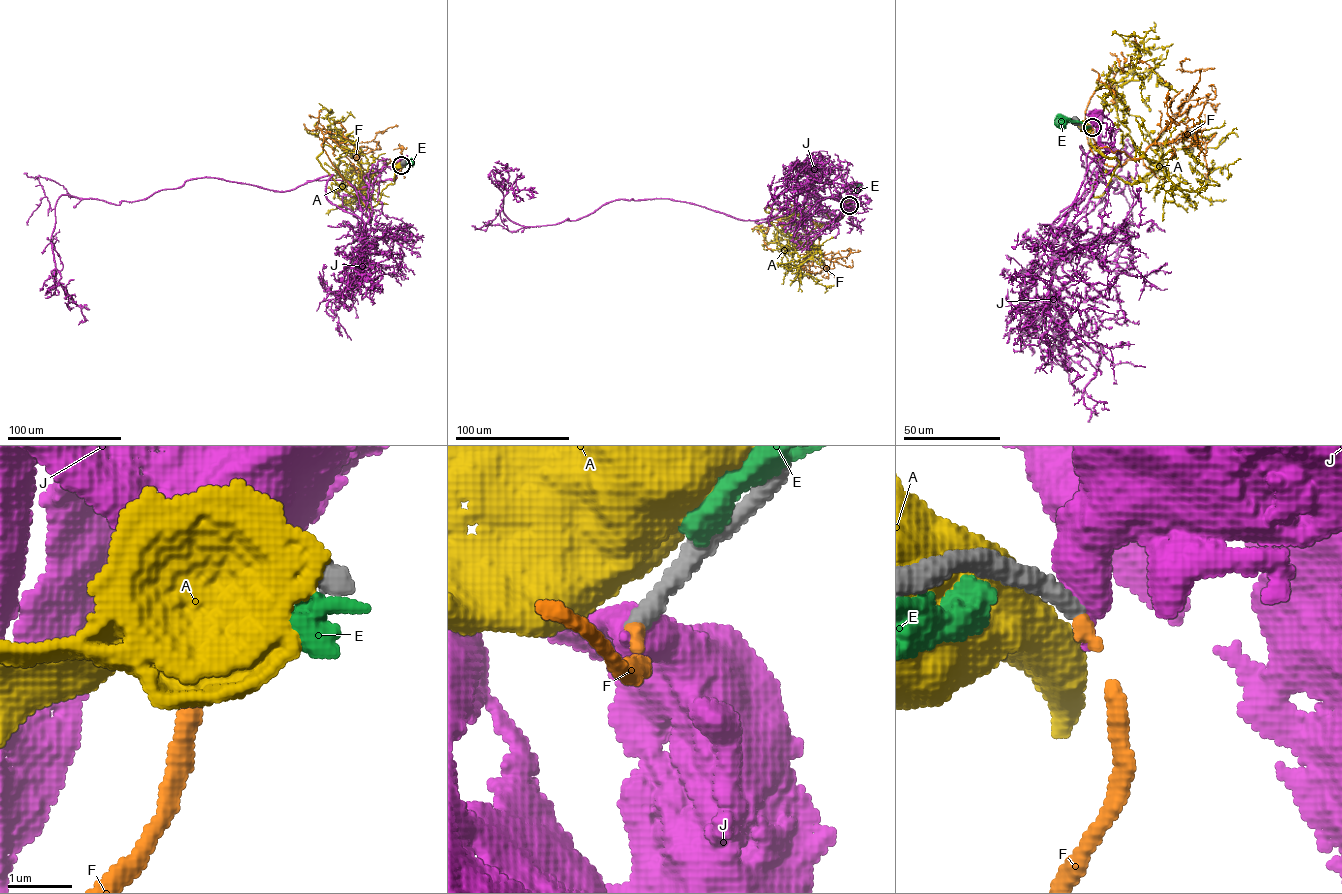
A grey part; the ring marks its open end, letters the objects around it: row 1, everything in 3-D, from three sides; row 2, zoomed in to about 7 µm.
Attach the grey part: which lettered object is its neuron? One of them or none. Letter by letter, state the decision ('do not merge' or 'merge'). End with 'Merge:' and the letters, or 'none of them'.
A: do not merge
E: do not merge
F: merge
J: do not merge
Merge: F

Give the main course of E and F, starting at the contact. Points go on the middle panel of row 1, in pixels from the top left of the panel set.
E: (851, 203), (859, 185)
F: (850, 205), (843, 207), (841, 219), (819, 229), (789, 203), (771, 204), (771, 215), (798, 216), (791, 205)

